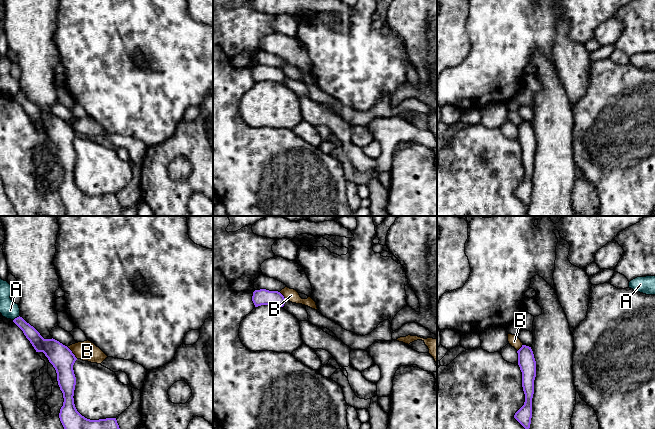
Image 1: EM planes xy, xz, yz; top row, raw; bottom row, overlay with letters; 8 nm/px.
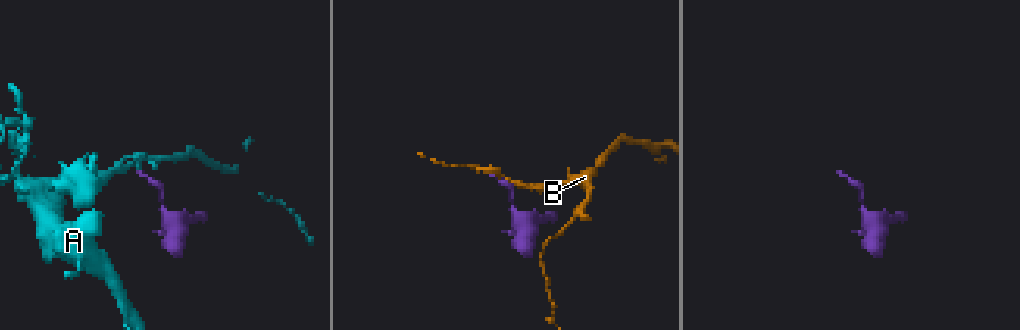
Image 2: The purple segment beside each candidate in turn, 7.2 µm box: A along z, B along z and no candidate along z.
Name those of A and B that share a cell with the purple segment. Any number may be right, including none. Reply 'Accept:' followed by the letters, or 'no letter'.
Accept: no letter

